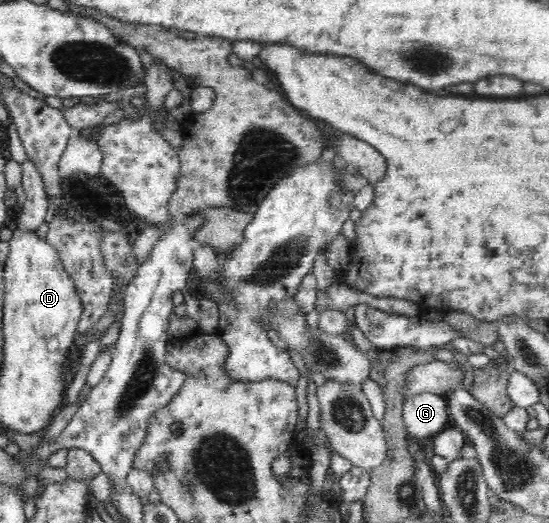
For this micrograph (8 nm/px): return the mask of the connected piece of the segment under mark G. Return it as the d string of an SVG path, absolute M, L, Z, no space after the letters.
M426 390L407 396L402 417L412 438L435 436L451 425L448 405L441 394Z

